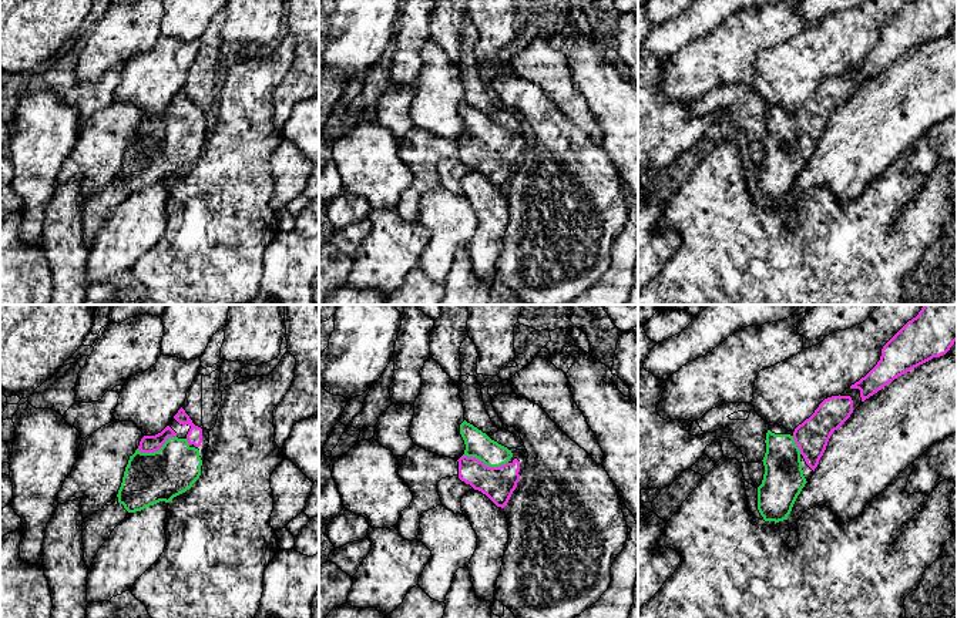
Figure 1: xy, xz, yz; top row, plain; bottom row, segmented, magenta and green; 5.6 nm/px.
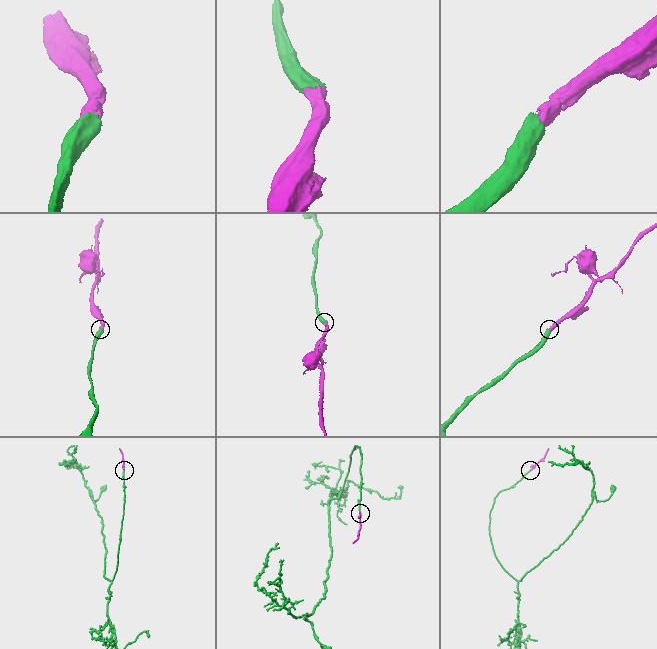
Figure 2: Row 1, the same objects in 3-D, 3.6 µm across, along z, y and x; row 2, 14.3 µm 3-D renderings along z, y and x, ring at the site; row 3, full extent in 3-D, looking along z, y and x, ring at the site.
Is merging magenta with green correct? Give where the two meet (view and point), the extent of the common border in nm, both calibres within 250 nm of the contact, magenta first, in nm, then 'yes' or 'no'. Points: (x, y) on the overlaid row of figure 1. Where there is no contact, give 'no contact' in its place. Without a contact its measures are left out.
contact xz (483, 463); length 260 nm; calibres 190 and 150 nm; yes

